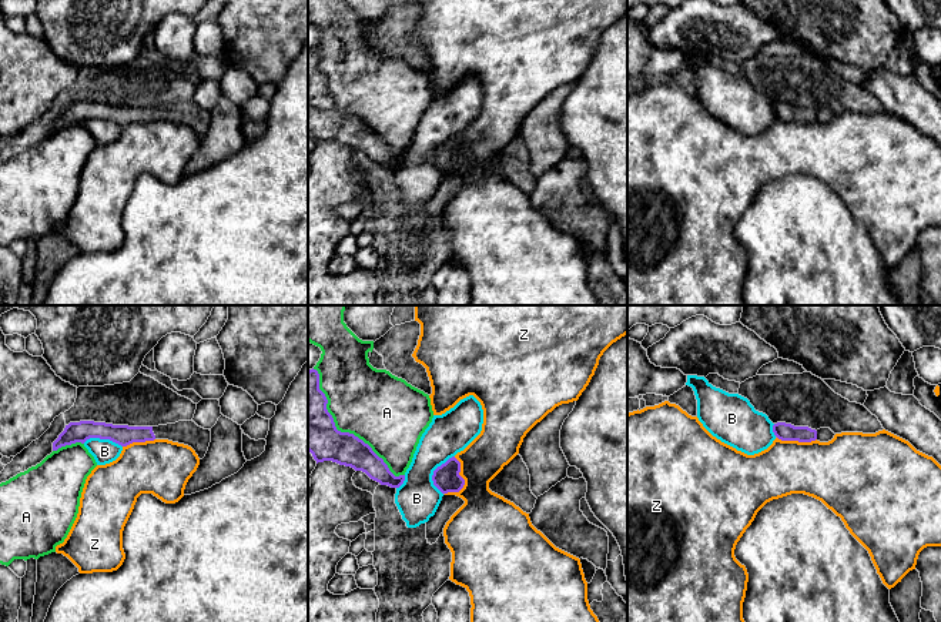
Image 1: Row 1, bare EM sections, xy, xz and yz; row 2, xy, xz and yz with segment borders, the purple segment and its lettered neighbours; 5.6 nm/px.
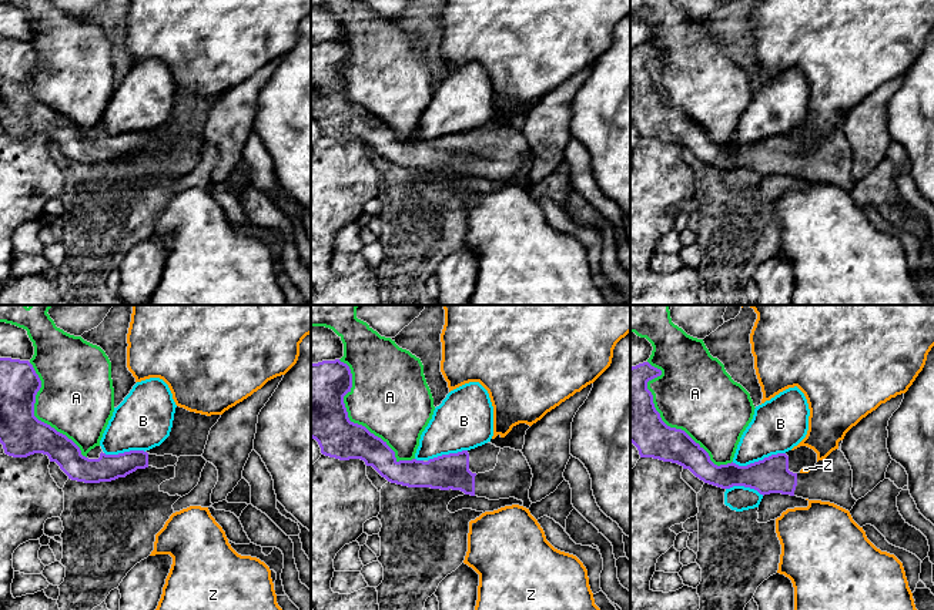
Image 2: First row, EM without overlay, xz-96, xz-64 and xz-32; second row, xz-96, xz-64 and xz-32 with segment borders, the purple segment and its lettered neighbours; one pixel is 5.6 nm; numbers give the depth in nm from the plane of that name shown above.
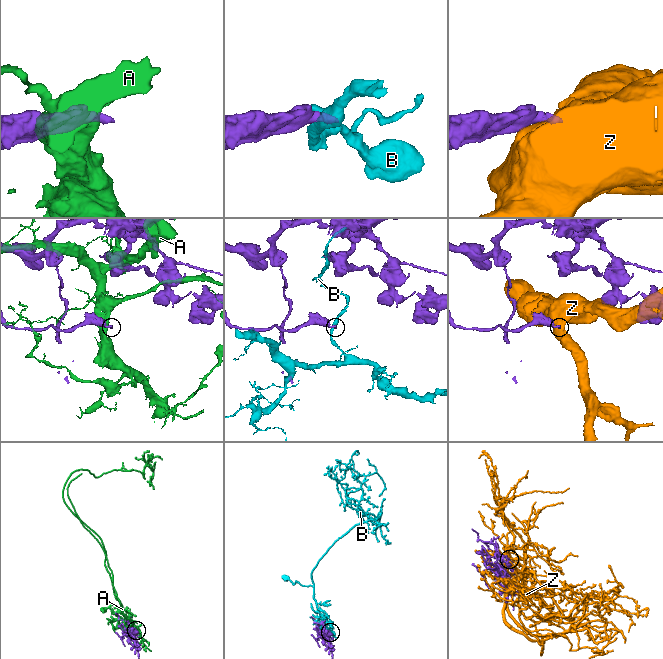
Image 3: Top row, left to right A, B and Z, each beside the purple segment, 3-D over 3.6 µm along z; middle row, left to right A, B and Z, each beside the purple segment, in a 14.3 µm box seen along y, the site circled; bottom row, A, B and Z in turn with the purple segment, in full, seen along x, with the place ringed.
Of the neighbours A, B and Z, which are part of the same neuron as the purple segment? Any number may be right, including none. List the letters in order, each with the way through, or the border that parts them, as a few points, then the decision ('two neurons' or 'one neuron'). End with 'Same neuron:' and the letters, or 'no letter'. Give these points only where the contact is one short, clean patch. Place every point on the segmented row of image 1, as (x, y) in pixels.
A: two neurons
B: along xz (454, 455), (442, 462), (432, 475), (432, 484), (442, 494) | two neurons
Z: along xz (454, 457), (459, 462), (464, 485), (445, 494) | two neurons
Same neuron: no letter

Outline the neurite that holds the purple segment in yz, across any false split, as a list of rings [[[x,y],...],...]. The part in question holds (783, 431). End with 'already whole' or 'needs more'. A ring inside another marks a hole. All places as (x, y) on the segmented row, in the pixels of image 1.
[[[786,422],[773,425],[774,435],[781,441],[811,442],[817,439],[817,431],[808,427],[794,427]]]; already whole

